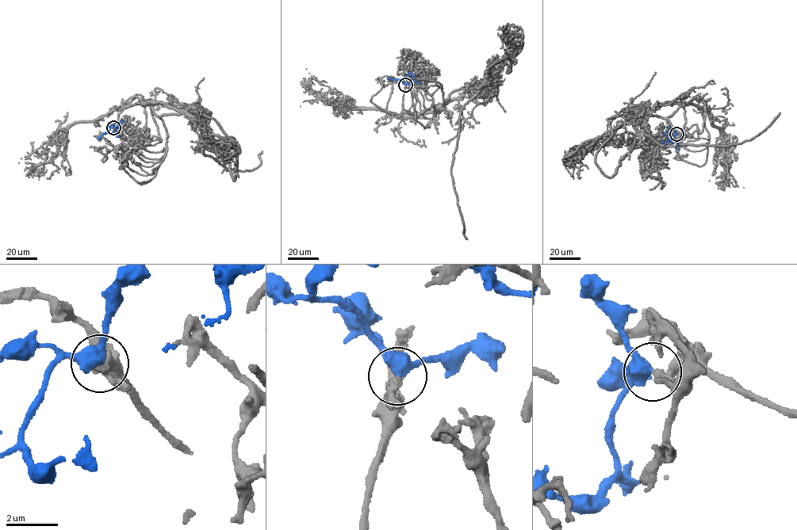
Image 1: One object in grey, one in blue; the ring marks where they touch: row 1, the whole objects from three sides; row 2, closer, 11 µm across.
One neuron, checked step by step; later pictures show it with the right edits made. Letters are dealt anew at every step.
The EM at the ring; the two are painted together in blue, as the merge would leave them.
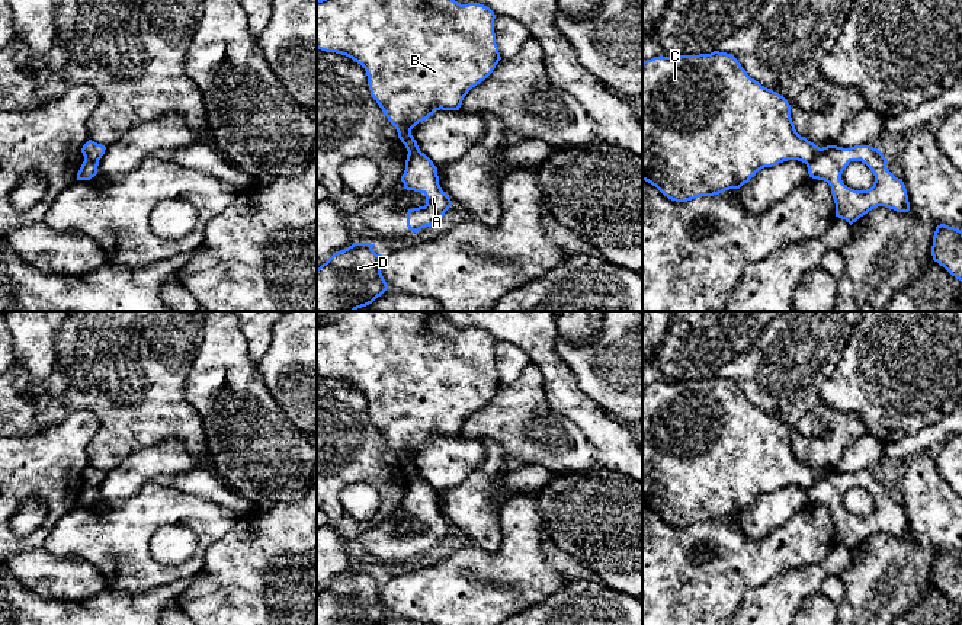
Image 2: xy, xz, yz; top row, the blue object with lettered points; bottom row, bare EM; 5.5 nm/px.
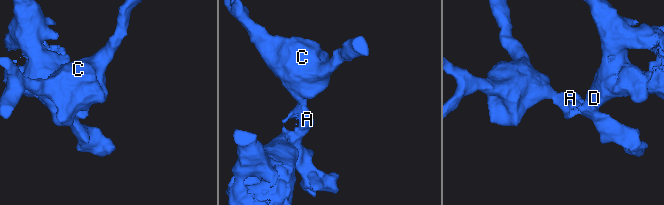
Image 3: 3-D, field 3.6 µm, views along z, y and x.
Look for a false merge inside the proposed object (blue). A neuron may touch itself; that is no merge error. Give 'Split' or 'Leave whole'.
Split

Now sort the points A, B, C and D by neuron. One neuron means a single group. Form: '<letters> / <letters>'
A D / B C

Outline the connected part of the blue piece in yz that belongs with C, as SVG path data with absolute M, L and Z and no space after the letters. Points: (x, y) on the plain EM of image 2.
M731 379L660 381L642 388L642 506L671 526L687 528L740 515L759 496L788 485L808 490L818 475L796 458L788 426L751 404Z

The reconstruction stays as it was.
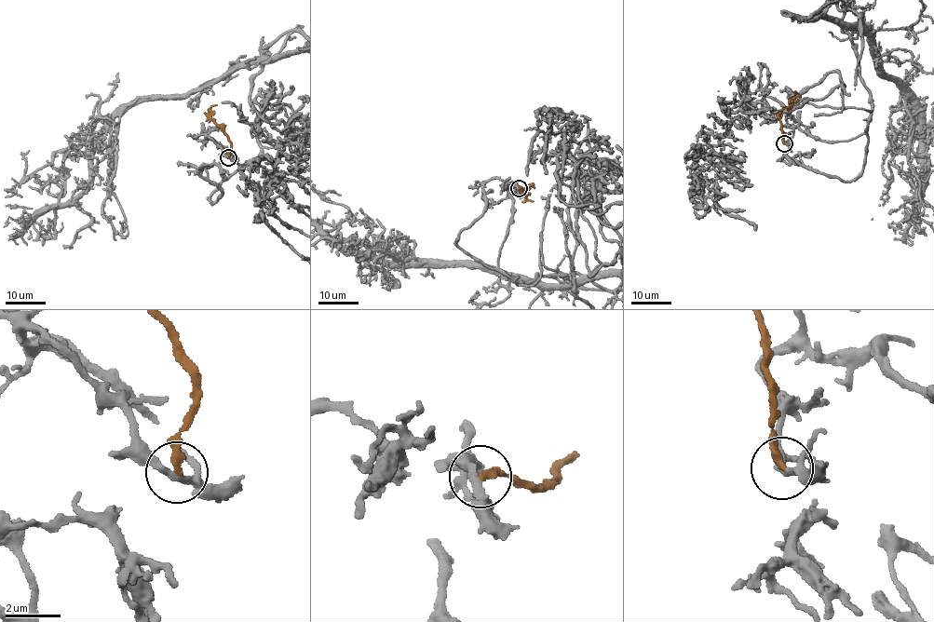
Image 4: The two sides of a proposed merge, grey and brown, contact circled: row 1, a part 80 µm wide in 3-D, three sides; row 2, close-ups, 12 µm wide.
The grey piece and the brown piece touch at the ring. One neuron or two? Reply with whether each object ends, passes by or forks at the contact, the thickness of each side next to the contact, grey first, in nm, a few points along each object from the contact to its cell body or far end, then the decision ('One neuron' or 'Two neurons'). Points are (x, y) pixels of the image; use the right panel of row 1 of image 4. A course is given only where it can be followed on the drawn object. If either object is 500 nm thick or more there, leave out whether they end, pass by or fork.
At the ring grey forks. At the ring brown ends. Thickness 200 nm (grey) against 260 nm. Course of brown: (783, 143), (778, 116), (796, 95), (795, 91). Two neurons

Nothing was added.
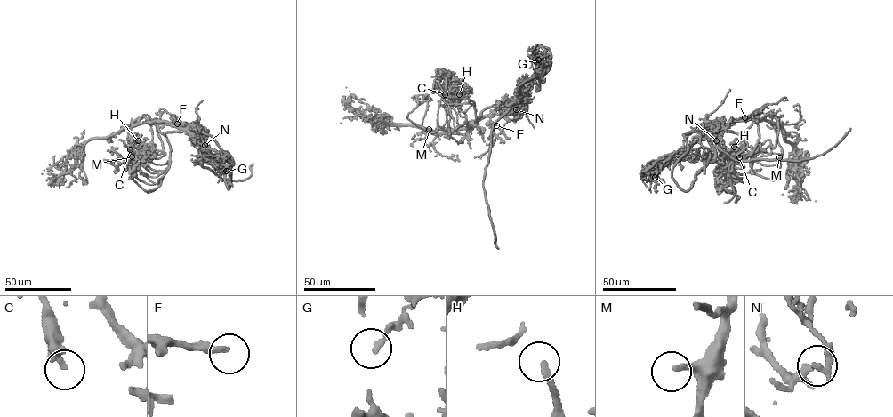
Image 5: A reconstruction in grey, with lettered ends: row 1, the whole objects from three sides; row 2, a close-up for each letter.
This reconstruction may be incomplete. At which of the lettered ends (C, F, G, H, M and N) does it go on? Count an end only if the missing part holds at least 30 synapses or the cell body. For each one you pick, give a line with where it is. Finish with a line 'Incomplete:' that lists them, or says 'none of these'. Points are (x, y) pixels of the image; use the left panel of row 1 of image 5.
C: place (130, 149)
H: place (138, 140)
M: place (132, 156)
Incomplete: C, H, M

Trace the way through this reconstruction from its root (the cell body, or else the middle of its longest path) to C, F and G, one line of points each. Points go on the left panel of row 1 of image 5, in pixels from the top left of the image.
C: (179, 126), (156, 122), (164, 154), (142, 151), (131, 144), (130, 149)
F: (179, 126), (172, 126), (168, 123), (177, 124)
G: (179, 126), (196, 137), (202, 152), (207, 148), (213, 158), (227, 161), (226, 171)

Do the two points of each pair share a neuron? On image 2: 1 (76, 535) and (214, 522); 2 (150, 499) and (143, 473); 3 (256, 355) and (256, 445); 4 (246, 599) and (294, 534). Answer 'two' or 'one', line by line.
1: one
2: two
3: two
4: one

